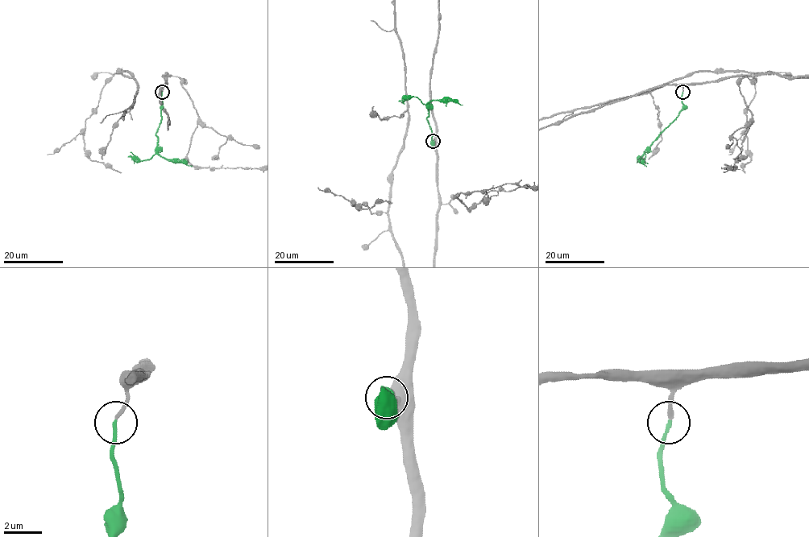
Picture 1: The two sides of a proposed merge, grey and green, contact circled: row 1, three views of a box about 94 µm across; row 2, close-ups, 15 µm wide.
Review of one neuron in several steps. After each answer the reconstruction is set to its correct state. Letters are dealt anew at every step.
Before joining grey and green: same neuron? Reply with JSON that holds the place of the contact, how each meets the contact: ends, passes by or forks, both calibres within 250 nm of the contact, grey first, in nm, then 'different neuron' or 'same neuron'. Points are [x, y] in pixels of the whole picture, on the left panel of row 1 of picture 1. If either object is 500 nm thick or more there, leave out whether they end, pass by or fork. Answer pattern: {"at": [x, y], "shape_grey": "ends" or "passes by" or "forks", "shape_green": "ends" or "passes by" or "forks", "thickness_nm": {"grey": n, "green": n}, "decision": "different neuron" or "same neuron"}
{"at": [162, 92], "shape_grey": "ends", "shape_green": "ends", "thickness_nm": {"grey": 200, "green": 170}, "decision": "same neuron"}

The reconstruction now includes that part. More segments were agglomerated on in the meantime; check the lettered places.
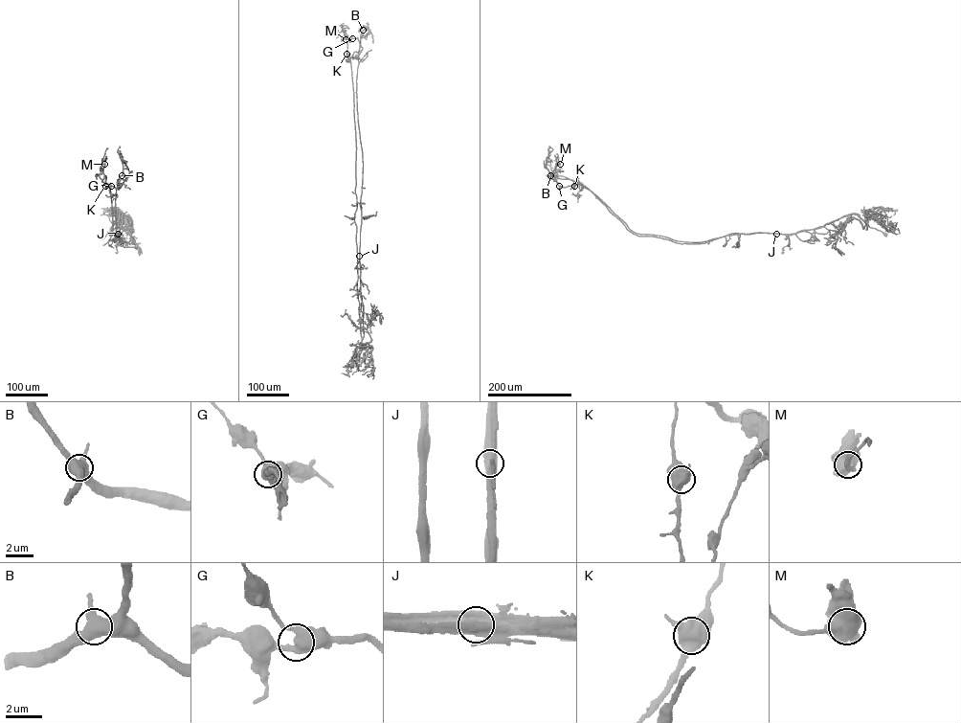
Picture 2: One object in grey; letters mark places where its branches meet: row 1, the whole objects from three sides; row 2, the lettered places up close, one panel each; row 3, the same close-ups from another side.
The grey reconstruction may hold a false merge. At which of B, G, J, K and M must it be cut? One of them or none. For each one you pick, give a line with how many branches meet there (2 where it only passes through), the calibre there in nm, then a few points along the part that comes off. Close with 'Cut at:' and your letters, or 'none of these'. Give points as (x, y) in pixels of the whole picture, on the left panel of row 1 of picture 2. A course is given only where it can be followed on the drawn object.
J: Branches: 3. Thickness 650 nm
Cut at: J

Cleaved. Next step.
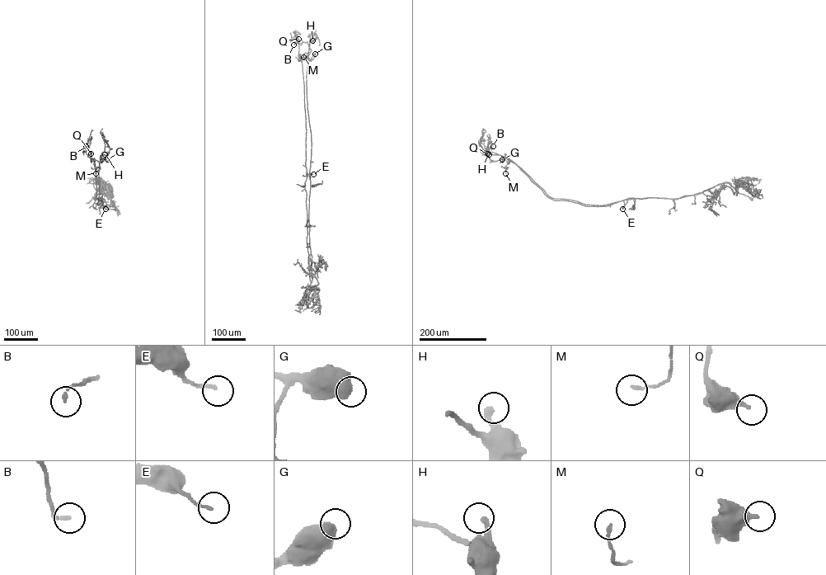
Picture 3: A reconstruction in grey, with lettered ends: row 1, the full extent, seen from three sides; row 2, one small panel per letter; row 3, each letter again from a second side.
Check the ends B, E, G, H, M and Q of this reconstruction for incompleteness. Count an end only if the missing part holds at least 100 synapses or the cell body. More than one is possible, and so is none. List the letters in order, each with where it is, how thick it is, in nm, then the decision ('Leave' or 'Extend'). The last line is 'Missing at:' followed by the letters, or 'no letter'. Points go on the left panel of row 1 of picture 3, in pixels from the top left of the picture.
B: Place: (86, 146). Thickness 140 nm. Leave
E: Place: (105, 209). Thickness 120 nm. Leave
G: Place: (107, 159). Thickness 650 nm. Leave
H: Place: (105, 154). Thickness 280 nm. Leave
M: Place: (96, 173). Thickness 130 nm. Leave
Q: Place: (91, 153). Thickness 320 nm. Leave
Missing at: no letter

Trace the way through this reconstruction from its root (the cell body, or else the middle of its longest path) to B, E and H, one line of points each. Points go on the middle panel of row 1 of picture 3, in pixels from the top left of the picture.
B: (302, 303), (311, 283), (304, 186), (306, 129), (302, 67), (297, 38), (293, 44)
E: (302, 303), (312, 280), (308, 211), (309, 174), (313, 174)
H: (302, 303), (312, 280), (308, 219), (312, 141), (306, 74), (310, 37), (316, 35), (312, 40)

